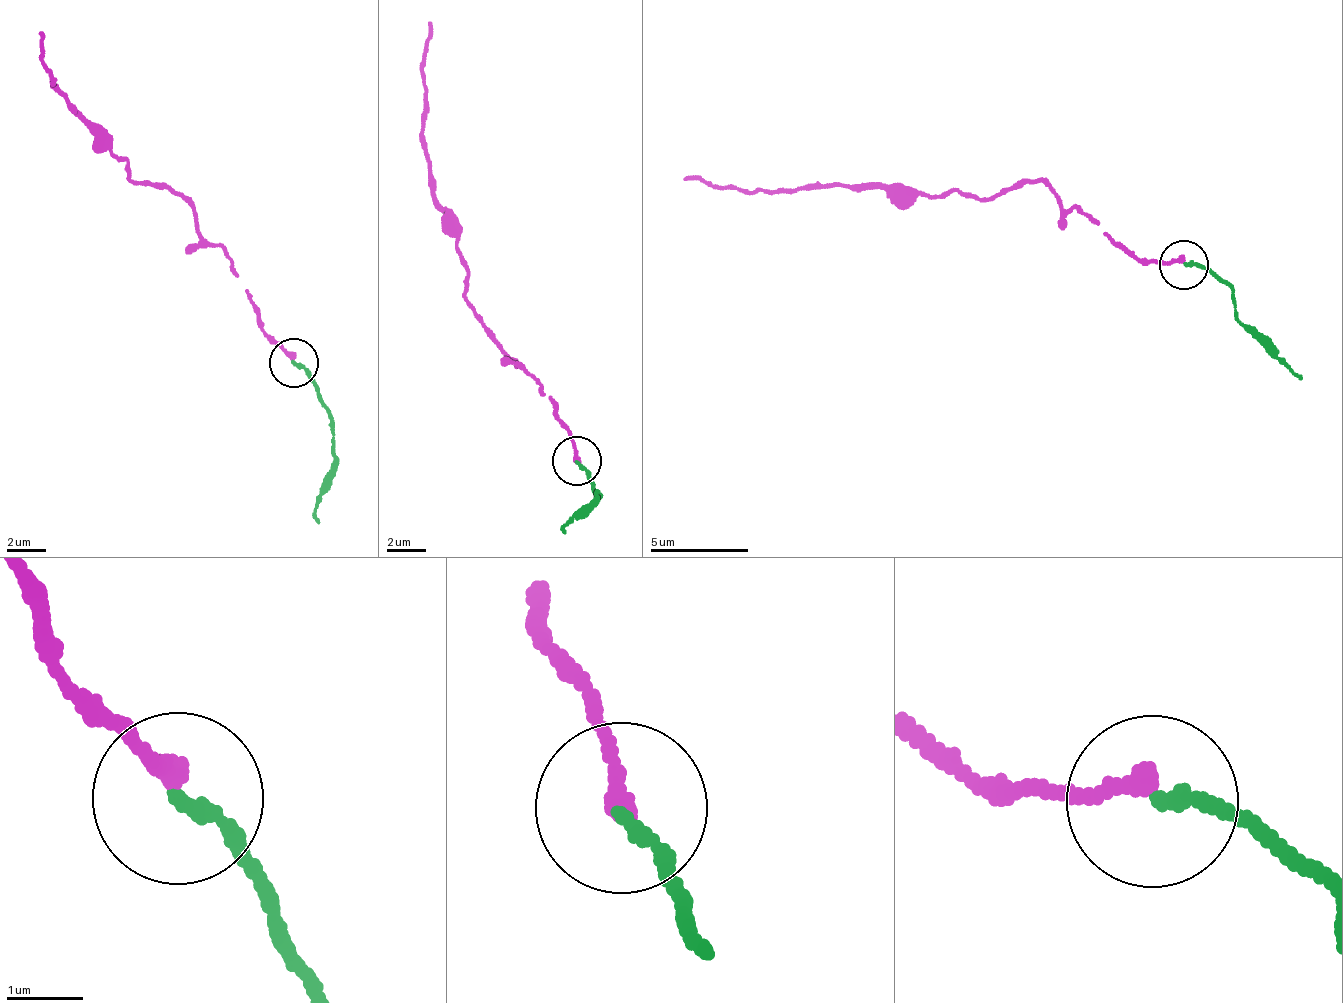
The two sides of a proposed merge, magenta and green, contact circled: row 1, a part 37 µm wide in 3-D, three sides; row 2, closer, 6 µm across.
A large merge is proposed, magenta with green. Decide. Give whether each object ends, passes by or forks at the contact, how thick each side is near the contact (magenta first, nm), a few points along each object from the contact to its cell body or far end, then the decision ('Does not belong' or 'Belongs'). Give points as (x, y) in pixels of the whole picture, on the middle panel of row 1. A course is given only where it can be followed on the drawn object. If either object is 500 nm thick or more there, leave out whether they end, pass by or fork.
At the ring magenta ends. At the ring green ends. Thickness 240 nm (magenta) against 180 nm. Course of magenta: (576, 462), (543, 385), (503, 354), (464, 296), (469, 264), (420, 133), (432, 21). Course of green: (576, 462), (599, 494), (595, 489), (590, 508), (562, 524), (566, 530). Belongs

